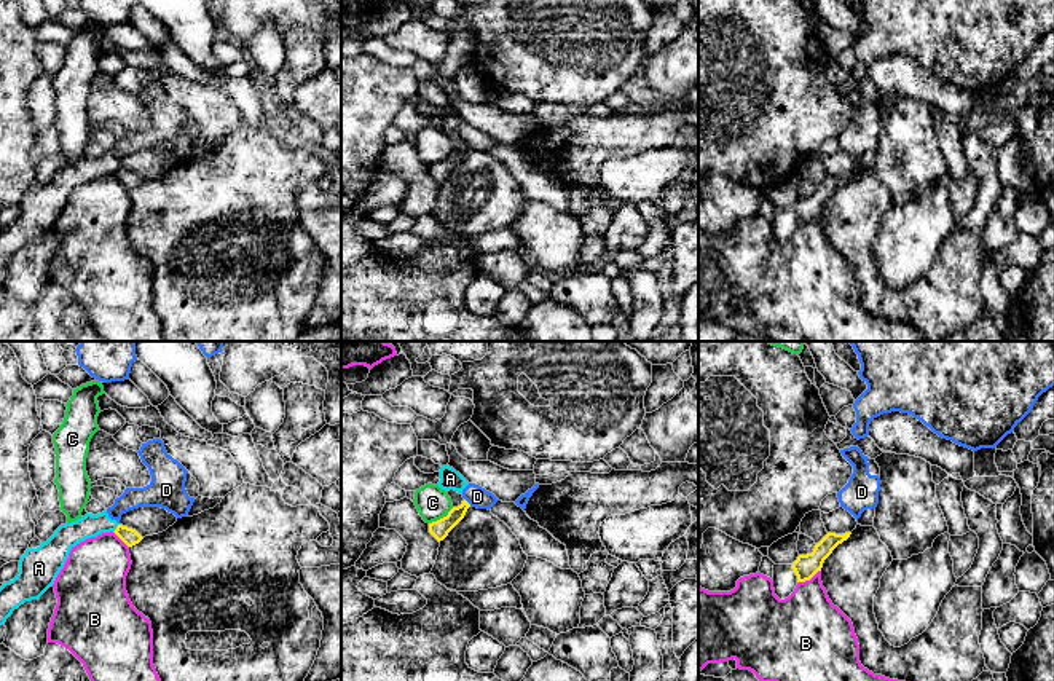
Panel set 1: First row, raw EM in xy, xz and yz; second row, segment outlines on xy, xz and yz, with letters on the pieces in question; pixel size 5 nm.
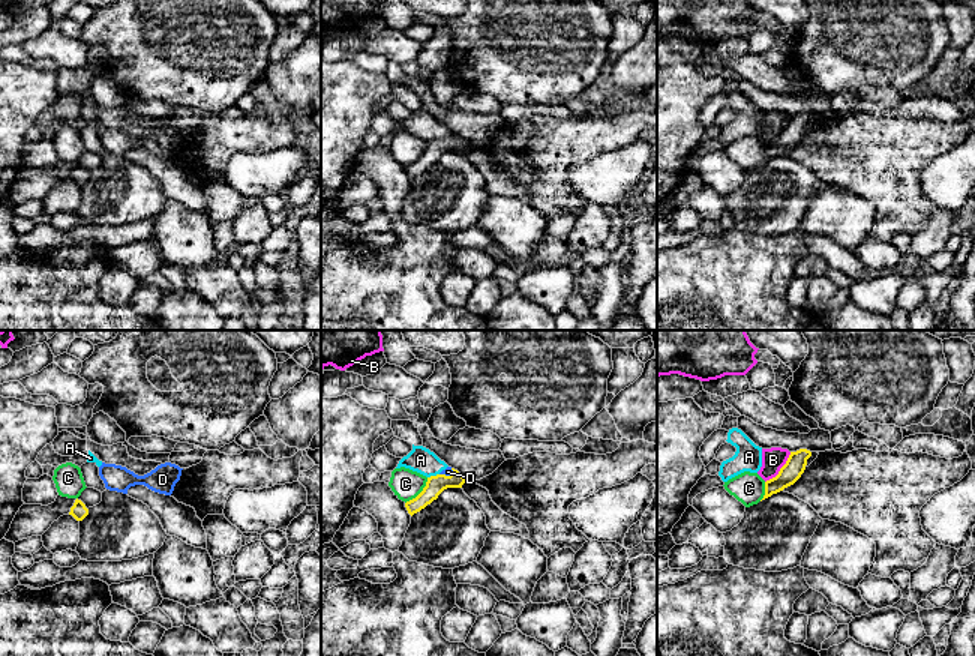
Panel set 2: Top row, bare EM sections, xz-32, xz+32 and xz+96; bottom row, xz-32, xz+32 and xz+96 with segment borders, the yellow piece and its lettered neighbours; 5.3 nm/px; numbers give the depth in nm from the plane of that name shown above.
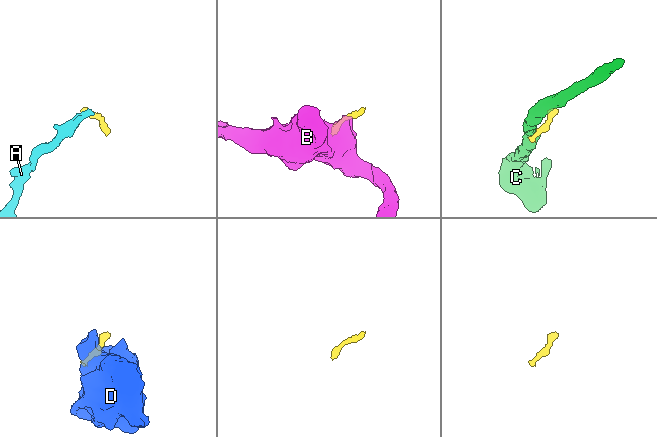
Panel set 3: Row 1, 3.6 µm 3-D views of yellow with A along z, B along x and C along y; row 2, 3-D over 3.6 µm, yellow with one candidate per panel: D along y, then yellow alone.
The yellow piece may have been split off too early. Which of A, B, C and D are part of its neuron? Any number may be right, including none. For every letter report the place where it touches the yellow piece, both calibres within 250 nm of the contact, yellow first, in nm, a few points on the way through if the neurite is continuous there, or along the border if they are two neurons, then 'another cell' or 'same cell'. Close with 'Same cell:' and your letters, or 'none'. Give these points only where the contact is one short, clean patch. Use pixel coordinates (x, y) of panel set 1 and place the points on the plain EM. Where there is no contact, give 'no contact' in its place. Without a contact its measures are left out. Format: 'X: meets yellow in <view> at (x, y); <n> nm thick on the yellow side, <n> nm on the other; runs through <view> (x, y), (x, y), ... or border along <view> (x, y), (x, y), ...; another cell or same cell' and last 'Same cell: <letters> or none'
A: meets yellow in xy at (117, 171); 90 nm thick on the yellow side, 120 nm on the other; border along xy (118, 166), (114, 174); another cell
B: meets yellow in yz at (809, 222); 120 nm thick on the yellow side, 380 nm on the other; border along yz (820, 212), (809, 222), (798, 225); another cell
C: meets yellow in xz at (440, 161); 90 nm thick on the yellow side, 170 nm on the other; border along xz (453, 150), (429, 166); another cell
D: meets yellow in xz at (468, 145); 90 nm thick on the yellow side, 110 nm on the other; border along xz (464, 141), (471, 149); another cell
Same cell: none

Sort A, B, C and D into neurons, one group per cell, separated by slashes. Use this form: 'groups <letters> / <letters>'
groups A D / B / C

